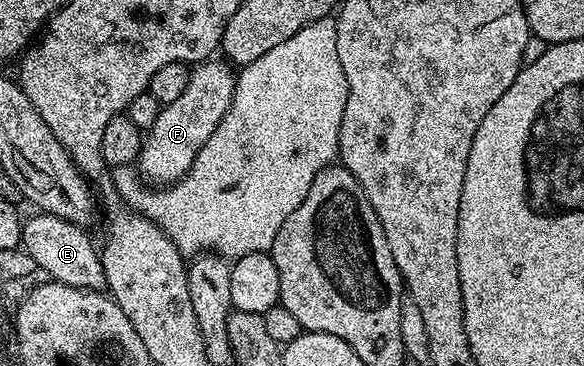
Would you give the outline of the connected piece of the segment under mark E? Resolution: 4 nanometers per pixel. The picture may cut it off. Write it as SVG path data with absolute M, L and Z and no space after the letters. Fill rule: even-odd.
M36 212L32 219L24 222L24 236L22 239L22 249L29 253L37 261L37 268L40 272L46 272L47 277L53 282L61 282L70 288L82 288L83 290L105 289L104 269L102 260L98 253L97 243L92 243L92 238L87 234L87 229L81 225L68 222L66 219L59 219L58 216Z

